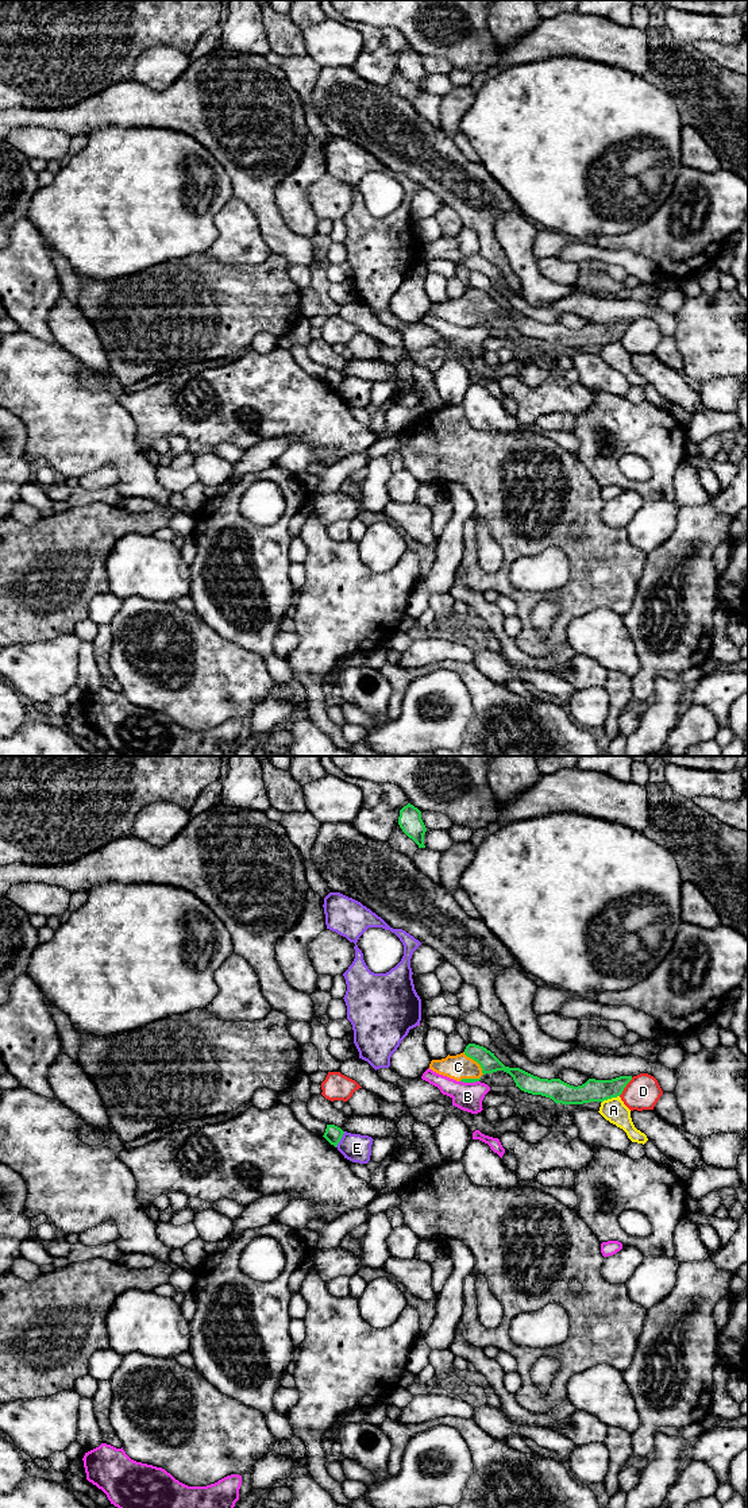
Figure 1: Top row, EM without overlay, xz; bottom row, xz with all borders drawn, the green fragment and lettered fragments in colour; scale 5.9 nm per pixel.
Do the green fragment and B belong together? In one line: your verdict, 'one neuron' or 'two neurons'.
two neurons

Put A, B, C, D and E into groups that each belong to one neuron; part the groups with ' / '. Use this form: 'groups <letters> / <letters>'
groups A / B / C / D / E

